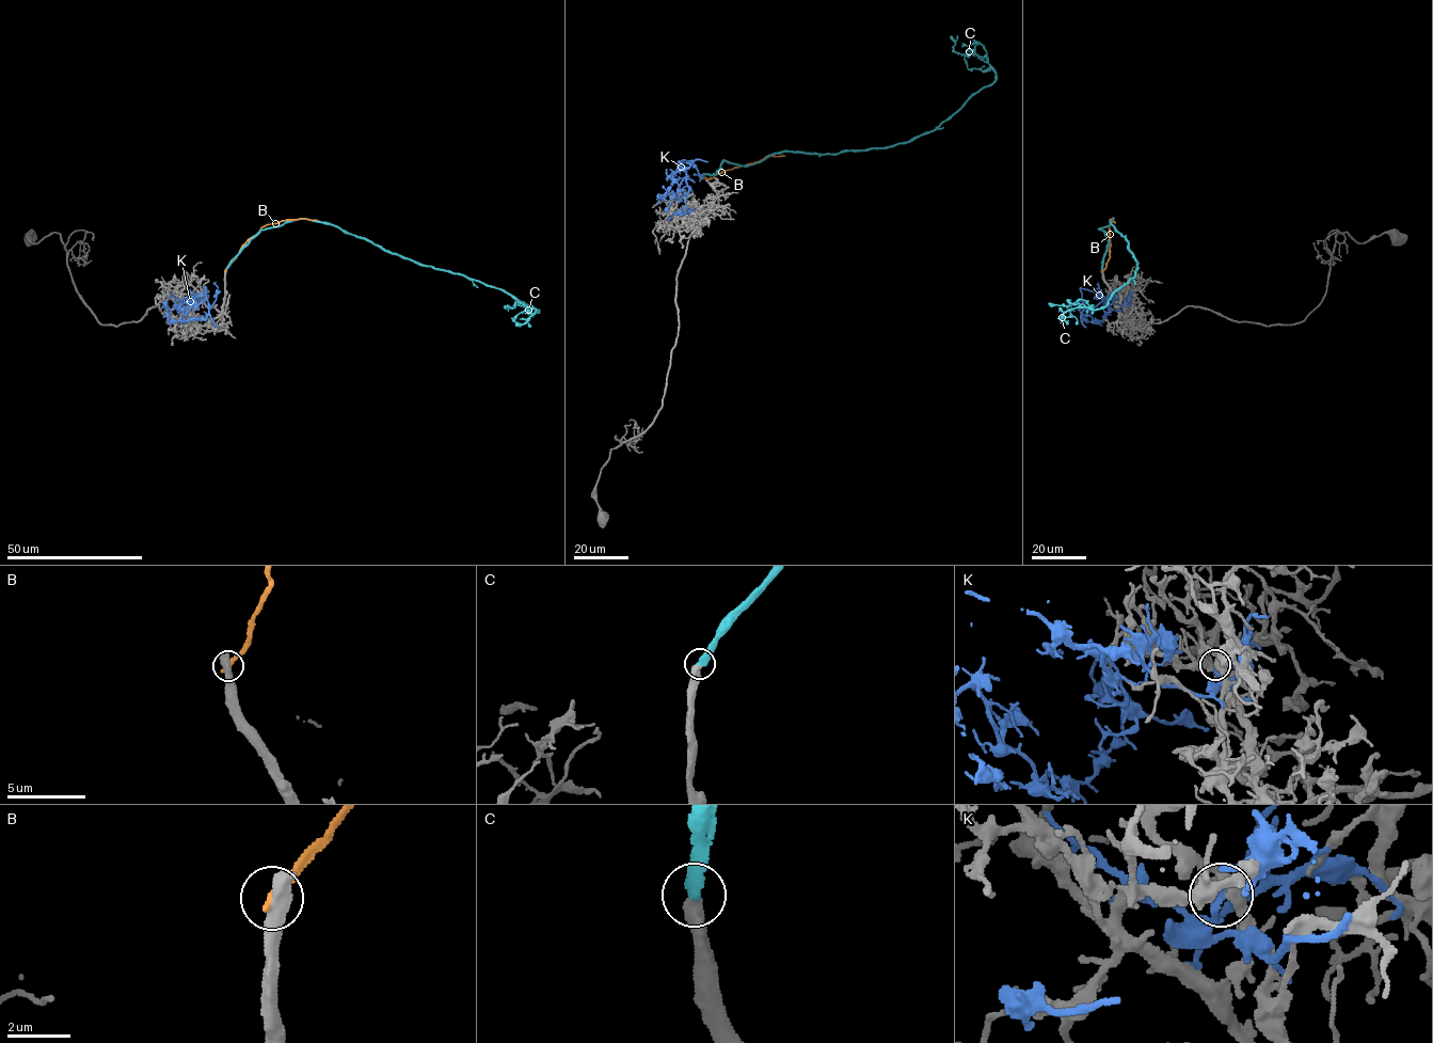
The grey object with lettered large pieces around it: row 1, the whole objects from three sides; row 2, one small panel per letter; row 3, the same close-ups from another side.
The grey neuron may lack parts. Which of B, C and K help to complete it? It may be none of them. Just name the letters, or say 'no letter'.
C

